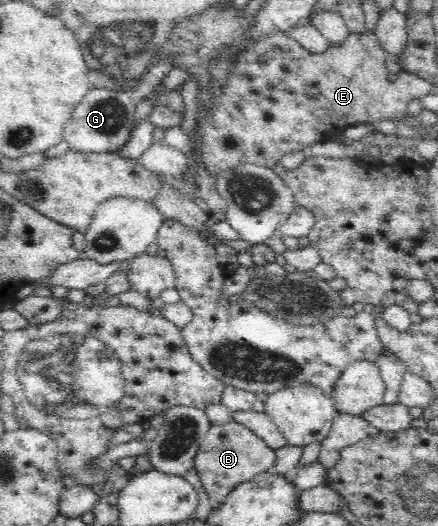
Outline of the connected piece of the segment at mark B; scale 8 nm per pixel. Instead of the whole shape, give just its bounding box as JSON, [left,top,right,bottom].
[193,420,276,505]

